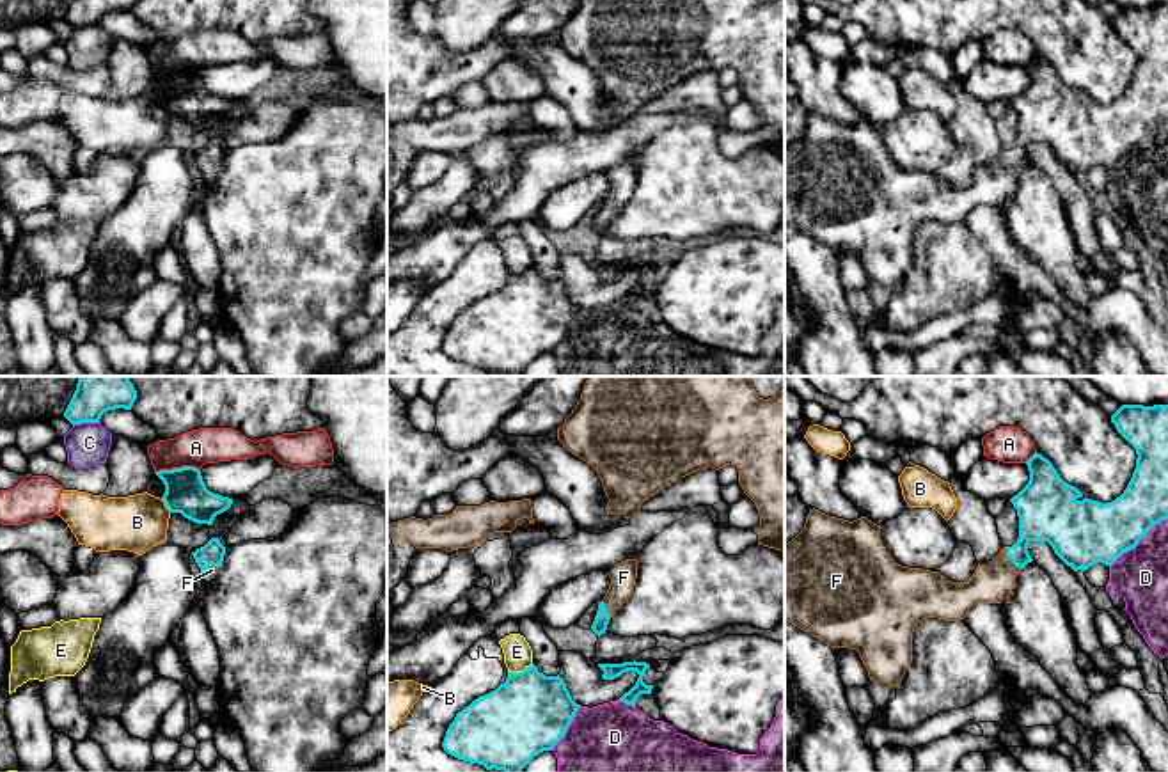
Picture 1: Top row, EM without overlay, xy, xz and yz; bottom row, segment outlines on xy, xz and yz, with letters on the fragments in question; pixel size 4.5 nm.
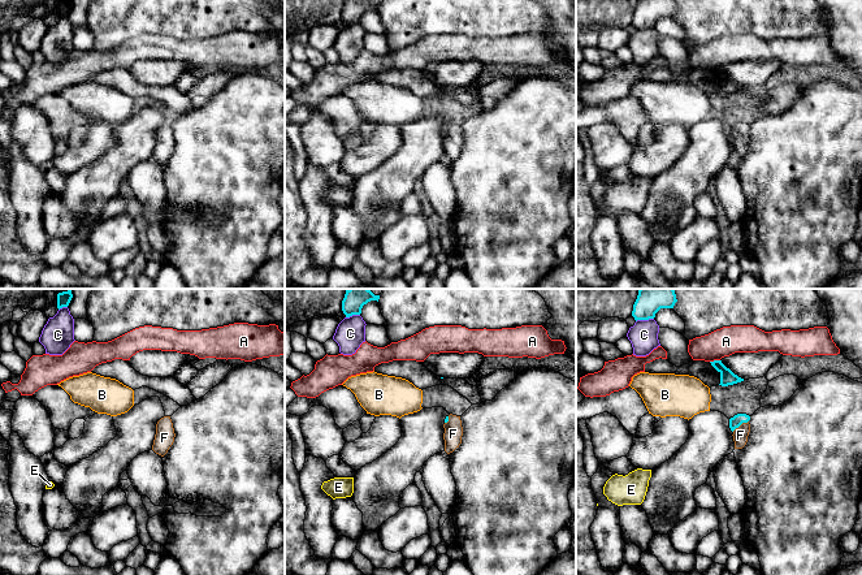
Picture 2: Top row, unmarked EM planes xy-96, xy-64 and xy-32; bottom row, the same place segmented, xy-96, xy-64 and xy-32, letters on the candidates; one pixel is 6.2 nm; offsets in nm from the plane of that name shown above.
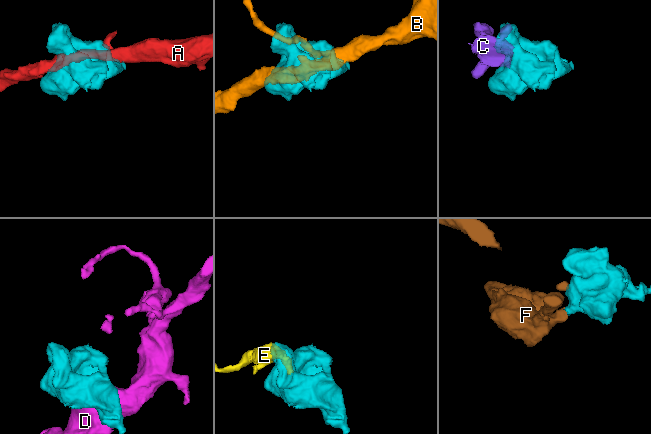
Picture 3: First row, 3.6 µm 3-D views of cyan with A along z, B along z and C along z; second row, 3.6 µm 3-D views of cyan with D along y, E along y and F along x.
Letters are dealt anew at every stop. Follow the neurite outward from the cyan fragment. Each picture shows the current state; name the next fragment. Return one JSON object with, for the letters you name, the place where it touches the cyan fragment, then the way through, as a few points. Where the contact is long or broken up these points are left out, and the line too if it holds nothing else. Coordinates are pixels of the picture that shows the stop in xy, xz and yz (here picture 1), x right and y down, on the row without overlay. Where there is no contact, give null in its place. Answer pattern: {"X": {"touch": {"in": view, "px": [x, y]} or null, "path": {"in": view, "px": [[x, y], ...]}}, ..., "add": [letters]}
{"F": {"touch": {"in": "yz", "px": [1009, 160]}, "path": {"in": "yz", "px": [[1044, 118], [1009, 160], [991, 185]]}}, "add": ["F"]}

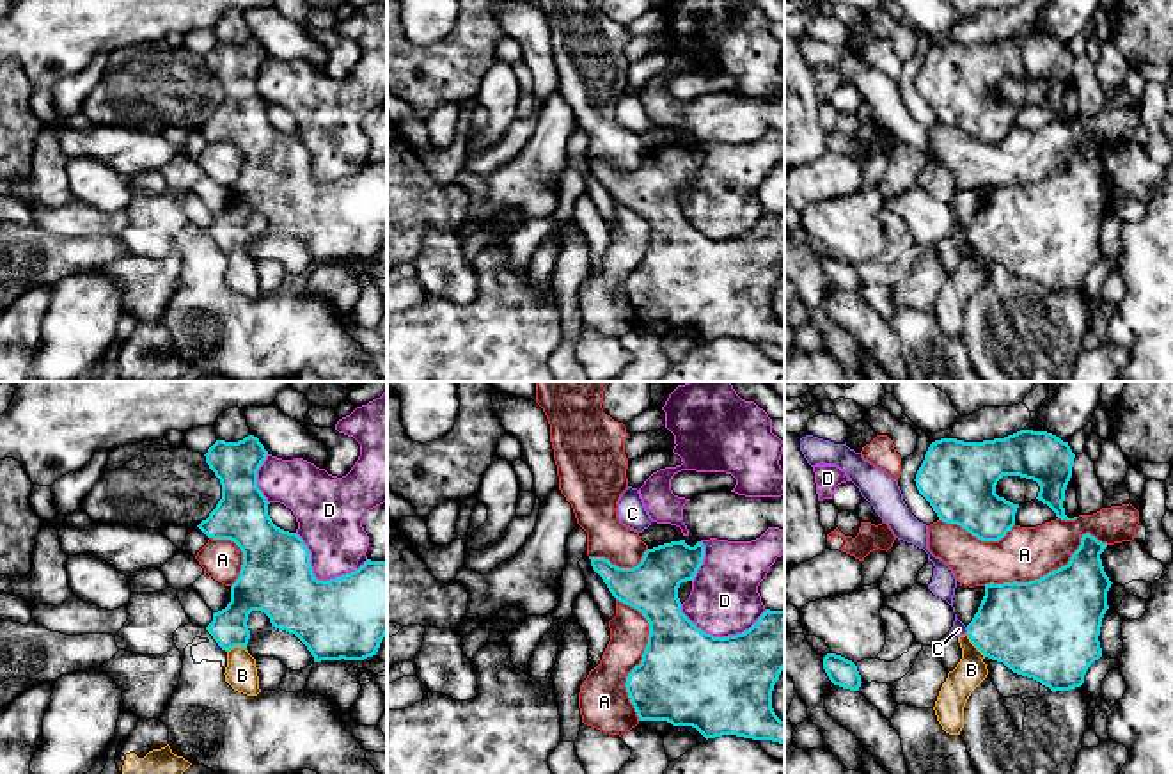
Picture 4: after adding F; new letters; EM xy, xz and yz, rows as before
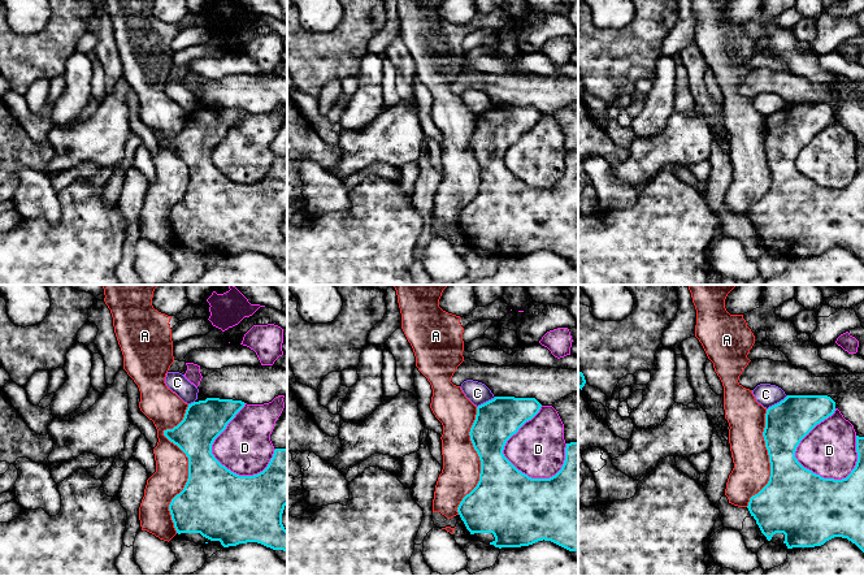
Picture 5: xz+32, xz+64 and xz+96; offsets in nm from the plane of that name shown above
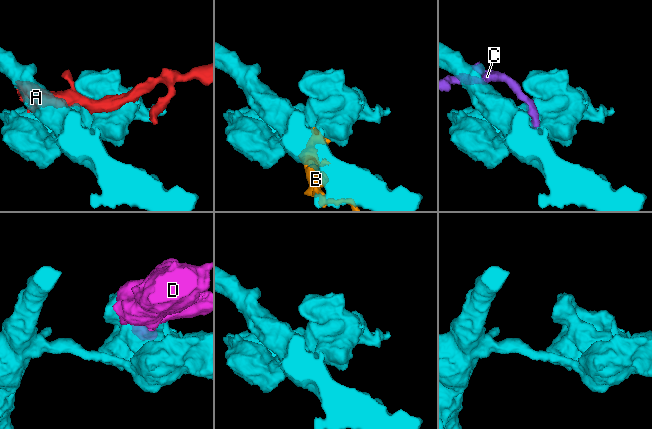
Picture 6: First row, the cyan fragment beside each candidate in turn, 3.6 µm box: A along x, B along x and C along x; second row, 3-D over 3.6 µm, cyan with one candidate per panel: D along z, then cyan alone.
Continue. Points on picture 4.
{"add": []}

